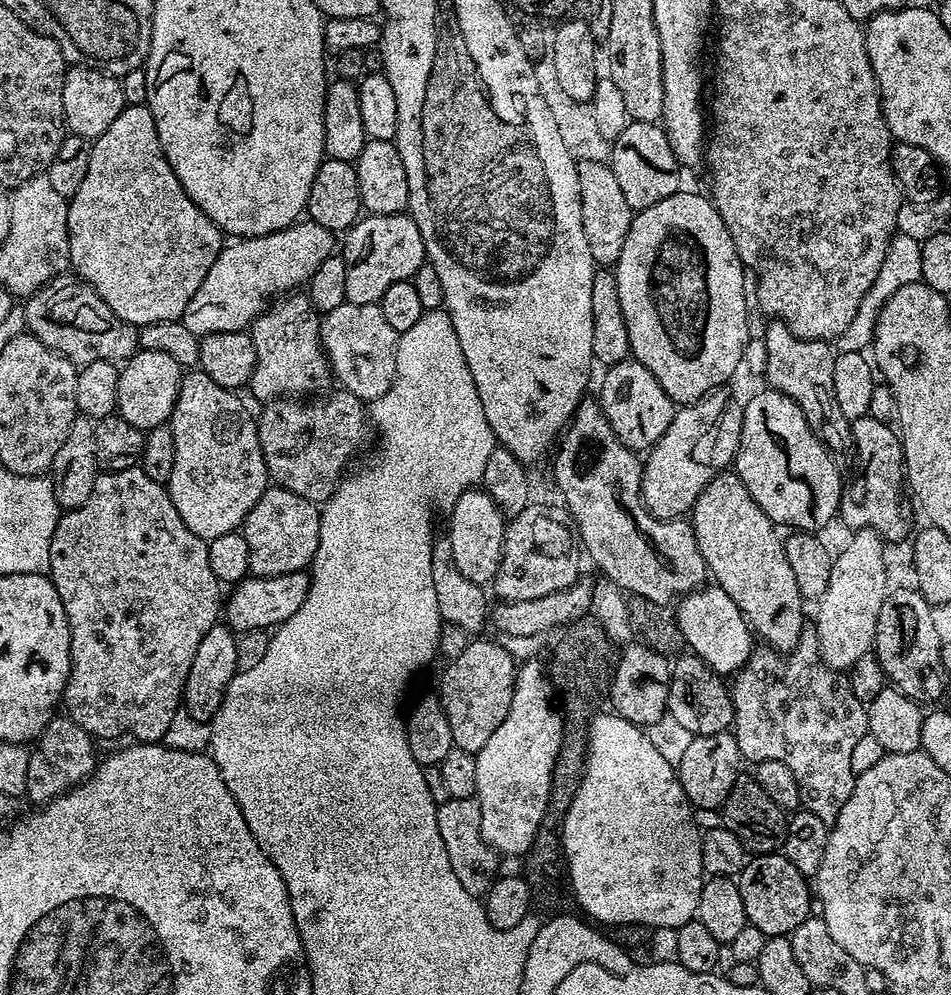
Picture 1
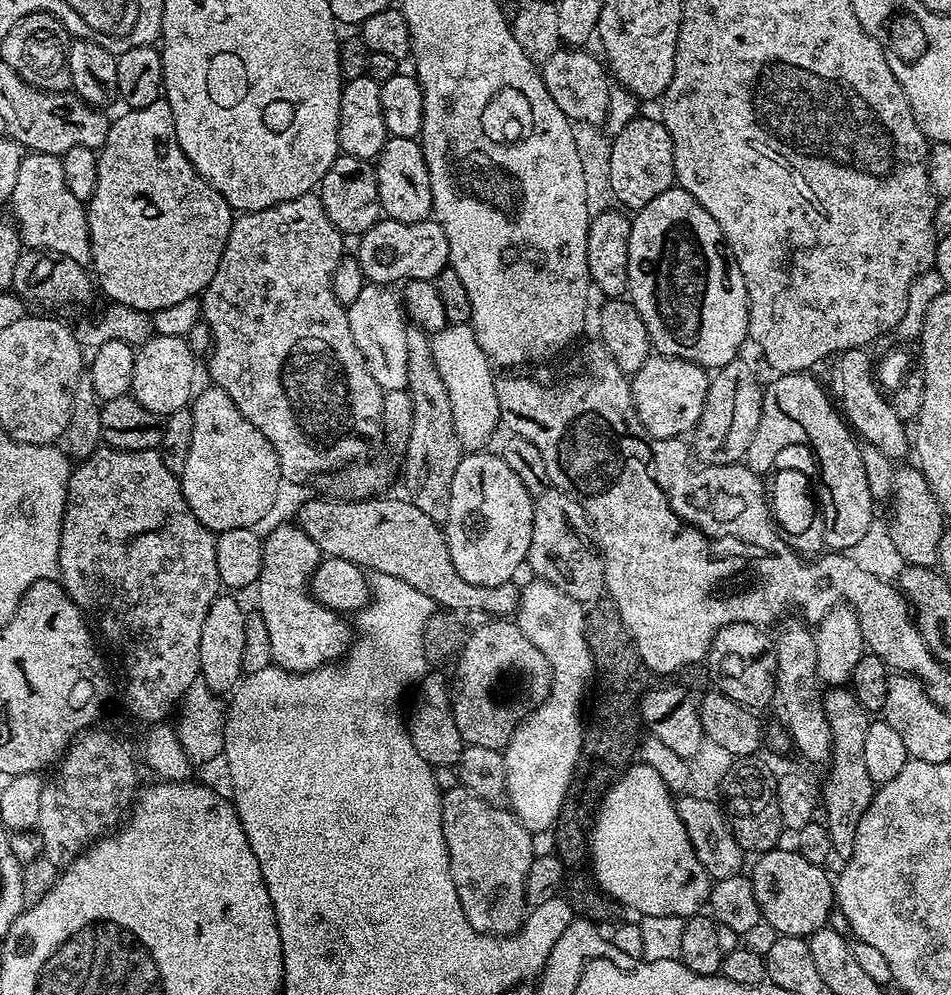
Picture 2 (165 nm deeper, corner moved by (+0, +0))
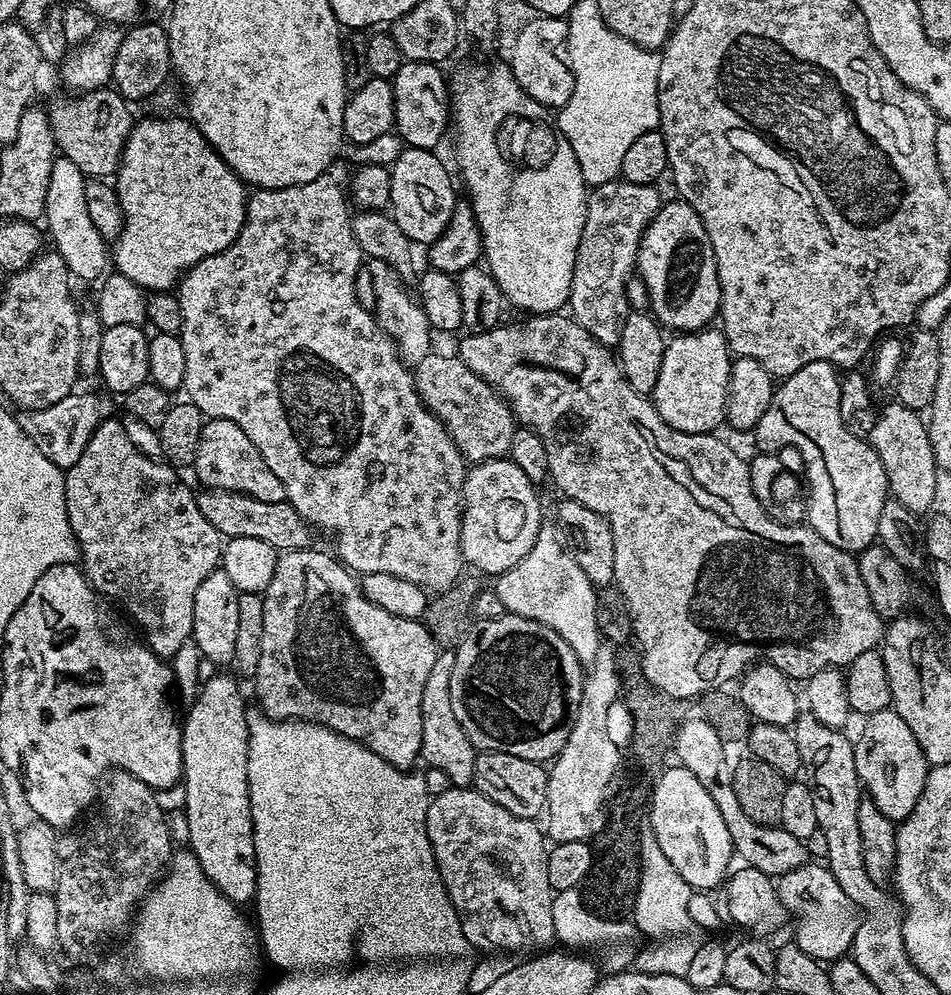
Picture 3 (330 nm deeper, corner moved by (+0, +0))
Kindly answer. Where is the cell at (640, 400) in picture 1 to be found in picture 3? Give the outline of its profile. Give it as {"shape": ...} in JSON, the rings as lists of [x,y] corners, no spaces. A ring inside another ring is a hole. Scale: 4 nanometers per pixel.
{"shape":[[[712,331],[676,334],[665,343],[662,370],[650,399],[662,414],[662,422],[674,426],[674,430],[715,433],[725,423],[734,356],[723,331]]]}

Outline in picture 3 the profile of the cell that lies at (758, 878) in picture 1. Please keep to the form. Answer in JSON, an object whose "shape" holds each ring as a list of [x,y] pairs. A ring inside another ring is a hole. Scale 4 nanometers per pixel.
{"shape":[[[809,862],[779,877],[776,880],[776,893],[783,915],[792,919],[791,939],[806,950],[806,954],[821,962],[831,962],[851,953],[852,939],[856,933],[854,909],[846,894],[842,894],[842,886],[838,886],[823,863]]]}

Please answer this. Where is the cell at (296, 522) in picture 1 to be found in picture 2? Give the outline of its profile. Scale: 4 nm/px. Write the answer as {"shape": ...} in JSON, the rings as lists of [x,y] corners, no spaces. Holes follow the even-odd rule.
{"shape":[[[295,523],[280,524],[269,536],[263,537],[264,553],[262,554],[262,570],[260,578],[254,585],[254,593],[260,599],[258,611],[266,622],[266,630],[270,630],[270,654],[272,664],[284,668],[288,672],[313,672],[315,668],[323,668],[339,661],[347,653],[354,640],[354,632],[347,619],[341,618],[337,612],[322,606],[312,595],[308,587],[316,567],[320,565],[322,554],[308,535],[297,528]]]}

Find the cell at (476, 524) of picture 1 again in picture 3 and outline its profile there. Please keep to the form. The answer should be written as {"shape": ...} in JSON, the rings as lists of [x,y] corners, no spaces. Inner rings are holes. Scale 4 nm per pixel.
{"shape":[[[510,458],[479,461],[467,469],[460,527],[460,549],[467,565],[499,576],[530,552],[544,526],[542,508],[534,488],[535,483]]]}

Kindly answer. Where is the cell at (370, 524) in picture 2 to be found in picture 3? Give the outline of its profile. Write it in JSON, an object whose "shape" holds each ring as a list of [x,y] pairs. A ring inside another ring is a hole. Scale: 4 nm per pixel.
{"shape":[[[204,488],[196,492],[198,510],[206,517],[206,522],[218,530],[224,538],[259,538],[262,542],[270,542],[277,550],[313,547],[314,529],[304,520],[298,510],[287,500],[282,502],[262,502],[258,498],[250,498],[241,492],[231,492],[221,488]]]}

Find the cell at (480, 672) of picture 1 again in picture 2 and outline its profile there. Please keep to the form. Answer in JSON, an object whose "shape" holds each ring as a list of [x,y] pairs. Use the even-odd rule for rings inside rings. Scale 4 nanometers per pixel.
{"shape":[[[492,618],[487,624],[473,627],[467,633],[464,647],[455,661],[456,677],[450,680],[452,713],[458,726],[458,734],[465,745],[486,746],[503,749],[517,728],[527,720],[528,715],[548,696],[552,685],[552,668],[546,662],[542,650],[522,634],[519,624],[508,618]]]}

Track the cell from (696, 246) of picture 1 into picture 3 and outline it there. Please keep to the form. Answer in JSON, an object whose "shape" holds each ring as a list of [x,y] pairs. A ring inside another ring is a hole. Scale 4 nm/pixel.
{"shape":[[[673,198],[665,203],[658,215],[648,223],[647,230],[638,250],[636,272],[644,280],[649,291],[651,315],[665,329],[676,334],[695,334],[707,329],[711,320],[715,321],[720,314],[720,283],[718,282],[718,266],[714,258],[714,246],[710,246],[710,234],[706,234],[706,226],[702,226],[702,218],[685,200]]]}

